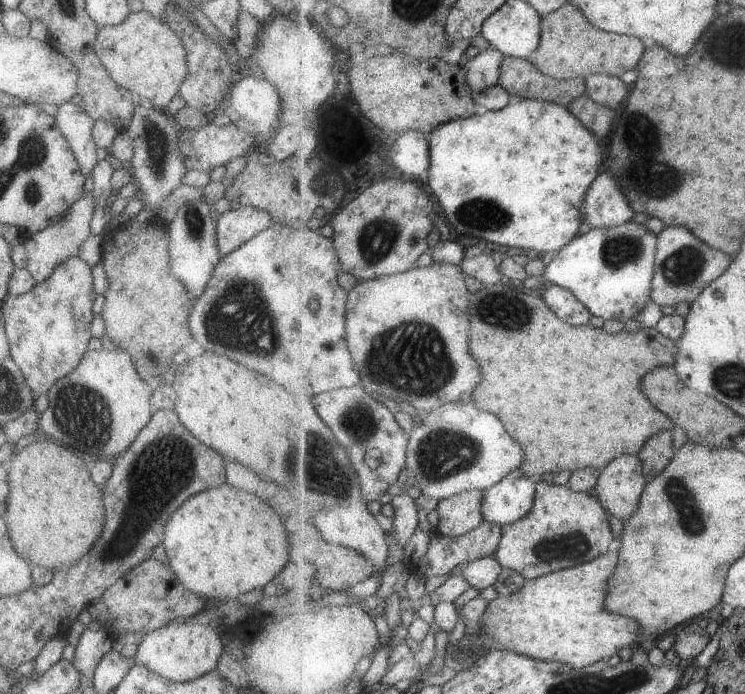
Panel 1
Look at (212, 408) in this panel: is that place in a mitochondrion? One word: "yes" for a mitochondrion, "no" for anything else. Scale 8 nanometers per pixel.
no

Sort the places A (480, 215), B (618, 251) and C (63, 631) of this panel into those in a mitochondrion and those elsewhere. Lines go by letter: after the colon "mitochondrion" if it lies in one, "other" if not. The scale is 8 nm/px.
A: mitochondrion
B: mitochondrion
C: other

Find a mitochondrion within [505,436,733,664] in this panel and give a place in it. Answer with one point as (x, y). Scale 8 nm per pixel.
(689, 524)

